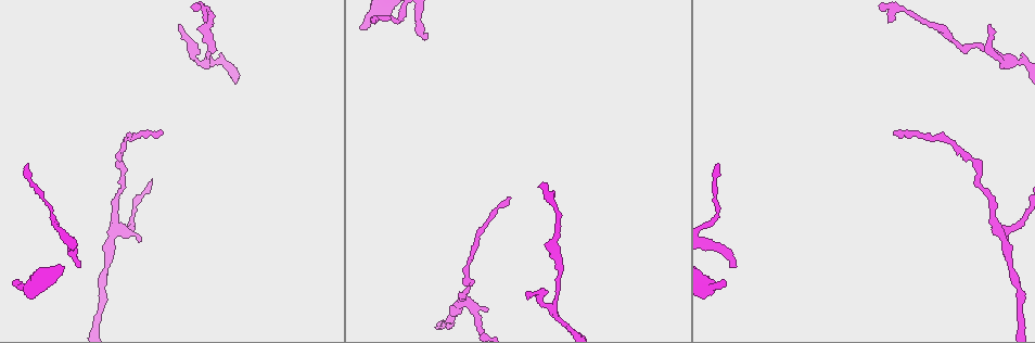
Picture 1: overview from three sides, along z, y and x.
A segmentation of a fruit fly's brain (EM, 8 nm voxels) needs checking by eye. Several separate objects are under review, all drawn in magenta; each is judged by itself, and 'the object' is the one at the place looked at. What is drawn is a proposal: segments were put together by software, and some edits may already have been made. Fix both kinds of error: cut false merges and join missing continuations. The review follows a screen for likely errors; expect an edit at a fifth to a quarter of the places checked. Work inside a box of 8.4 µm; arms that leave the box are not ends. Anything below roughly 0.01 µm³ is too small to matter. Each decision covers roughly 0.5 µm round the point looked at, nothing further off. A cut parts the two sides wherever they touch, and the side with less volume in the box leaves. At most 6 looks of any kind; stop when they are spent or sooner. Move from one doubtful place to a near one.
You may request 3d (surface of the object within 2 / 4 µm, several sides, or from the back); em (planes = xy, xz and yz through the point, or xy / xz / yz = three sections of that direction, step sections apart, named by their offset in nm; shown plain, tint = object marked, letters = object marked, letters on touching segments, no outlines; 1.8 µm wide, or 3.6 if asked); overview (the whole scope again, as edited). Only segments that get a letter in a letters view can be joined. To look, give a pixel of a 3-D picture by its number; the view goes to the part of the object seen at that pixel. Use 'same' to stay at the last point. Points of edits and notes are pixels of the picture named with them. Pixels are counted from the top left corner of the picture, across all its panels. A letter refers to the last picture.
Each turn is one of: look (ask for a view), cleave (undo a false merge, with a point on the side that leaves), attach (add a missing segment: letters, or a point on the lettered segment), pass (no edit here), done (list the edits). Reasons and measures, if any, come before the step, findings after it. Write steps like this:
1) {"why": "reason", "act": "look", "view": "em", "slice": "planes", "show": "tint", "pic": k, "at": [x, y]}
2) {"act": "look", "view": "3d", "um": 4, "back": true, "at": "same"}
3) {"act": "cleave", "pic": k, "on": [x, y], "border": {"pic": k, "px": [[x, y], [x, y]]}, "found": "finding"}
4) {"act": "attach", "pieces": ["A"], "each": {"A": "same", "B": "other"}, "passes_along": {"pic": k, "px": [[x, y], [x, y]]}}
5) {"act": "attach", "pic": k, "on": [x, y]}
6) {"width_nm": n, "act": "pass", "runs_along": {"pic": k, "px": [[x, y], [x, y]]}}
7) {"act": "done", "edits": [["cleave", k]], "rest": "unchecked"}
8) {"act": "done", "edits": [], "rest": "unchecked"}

{"why": "narrows sharply", "act": "look", "view": "3d", "um": 4, "pic": 1, "at": [554, 309]}

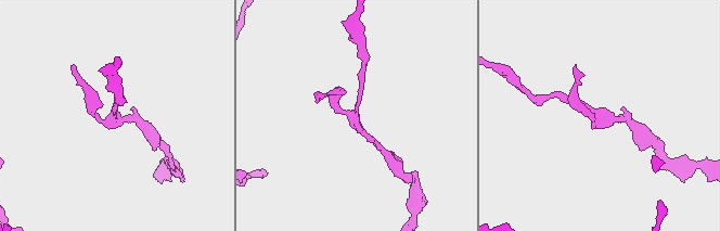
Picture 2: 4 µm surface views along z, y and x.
{"act": "look", "view": "em", "slice": "planes", "show": "tint", "pic": 2, "at": [601, 118]}

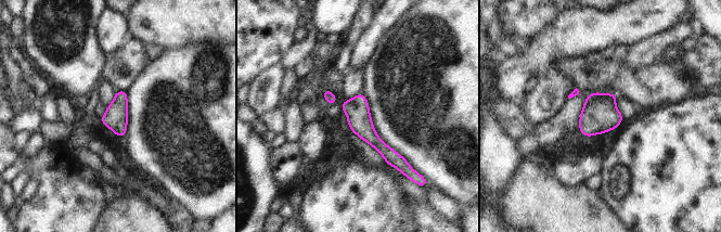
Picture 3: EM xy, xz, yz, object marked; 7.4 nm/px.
{"act": "look", "view": "em", "slice": "planes", "show": "letters", "at": "same"}

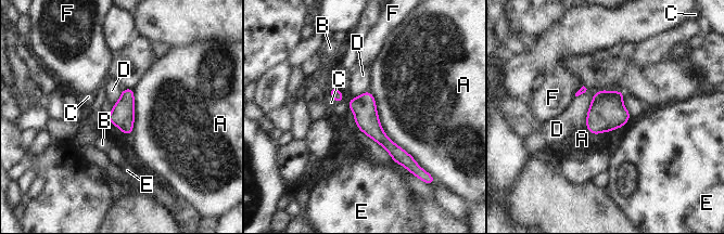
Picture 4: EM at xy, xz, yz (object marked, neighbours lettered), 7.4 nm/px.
{"width_nm": 180, "act": "pass", "each": {"A": "other", "B": "other", "C": "other", "D": "other", "E": "other", "F": "other"}, "found": "continuous, no second neuron"}

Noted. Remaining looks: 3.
{"why": "calibre changes", "act": "look", "view": "em", "um": 3.6, "slice": "planes", "show": "tint", "pic": 1, "at": [462, 302]}

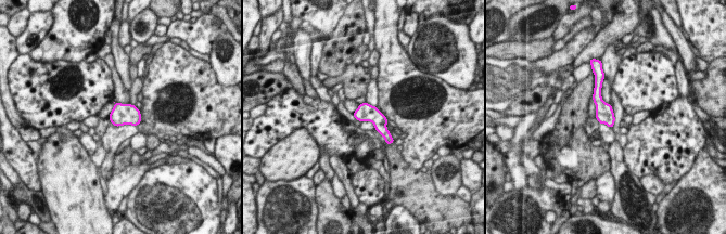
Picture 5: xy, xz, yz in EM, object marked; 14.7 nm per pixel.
{"act": "look", "view": "em", "um": 3.6, "slice": "planes", "show": "letters", "at": "same"}

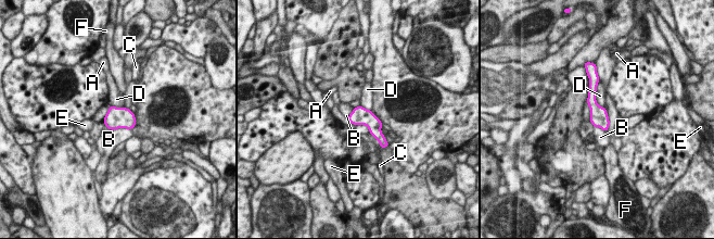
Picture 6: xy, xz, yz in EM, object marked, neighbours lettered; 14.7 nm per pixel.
{"act": "pass", "each": {"A": "other", "B": "other", "C": "other", "D": "other", "E": "other", "F": "other"}, "border": {"pic": 6, "px": [[604, 107], [609, 121], [607, 131]]}, "found": "all the same neuron"}

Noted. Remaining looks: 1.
{"why": "free end", "act": "look", "view": "em", "slice": "yz", "step": 8, "show": "letters", "pic": 1, "at": [736, 265]}

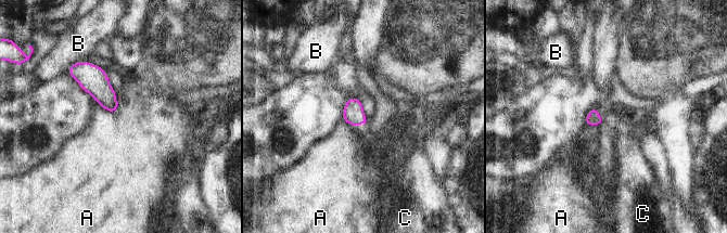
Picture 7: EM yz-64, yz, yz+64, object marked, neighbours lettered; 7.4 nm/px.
{"act": "pass", "each": {"A": "other", "B": "other", "C": "other"}, "border": {"pic": 7, "px": [[602, 118], [604, 121]]}, "found": "no lettered segment goes on from it"}

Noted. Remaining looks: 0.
{"act": "done", "edits": [], "rest": "unchecked"}

